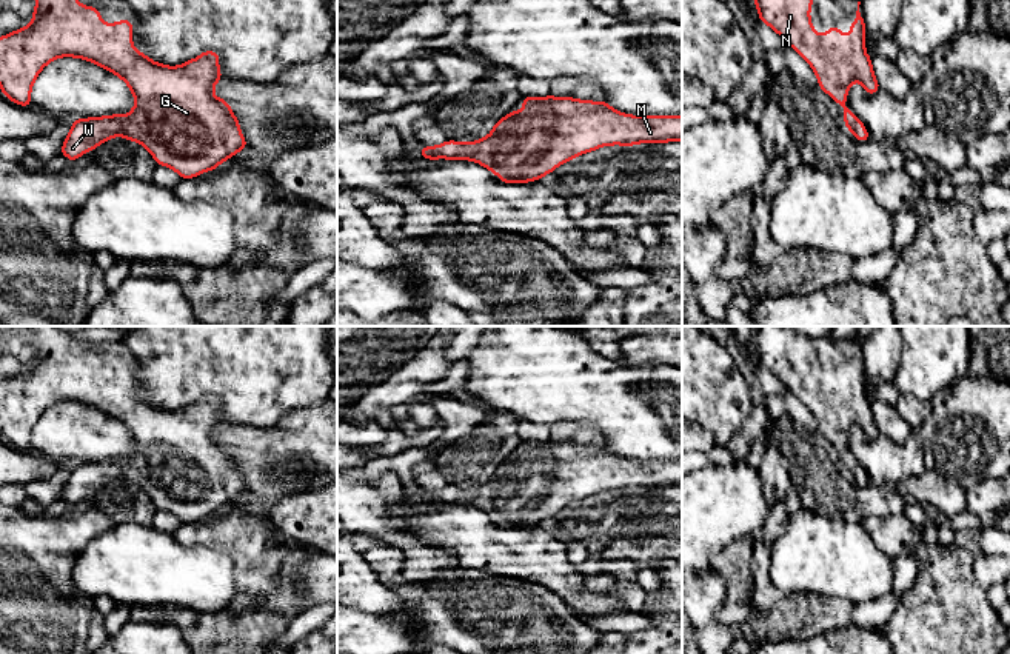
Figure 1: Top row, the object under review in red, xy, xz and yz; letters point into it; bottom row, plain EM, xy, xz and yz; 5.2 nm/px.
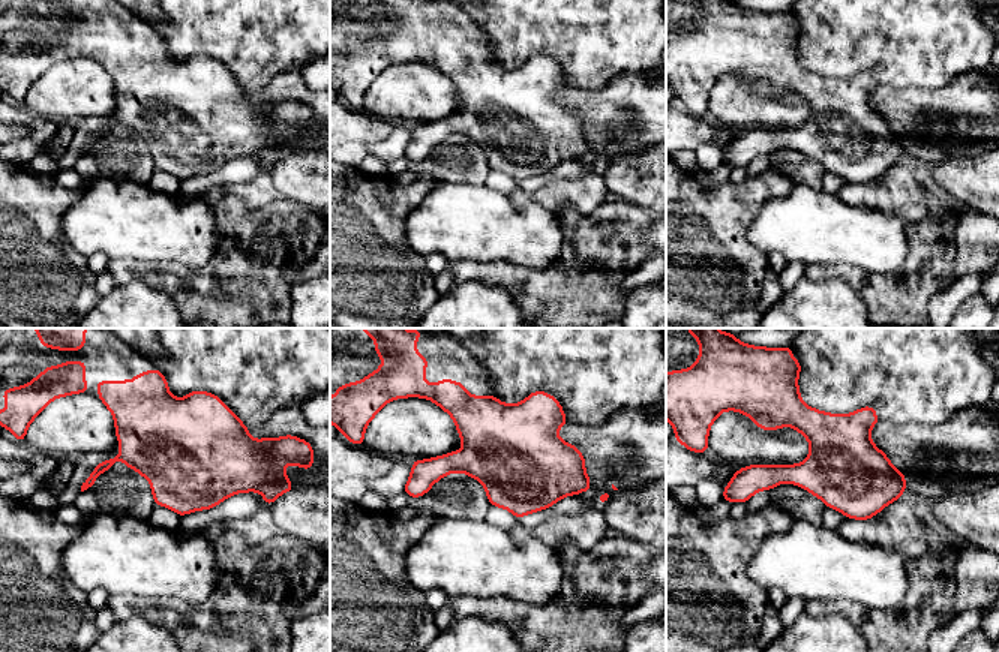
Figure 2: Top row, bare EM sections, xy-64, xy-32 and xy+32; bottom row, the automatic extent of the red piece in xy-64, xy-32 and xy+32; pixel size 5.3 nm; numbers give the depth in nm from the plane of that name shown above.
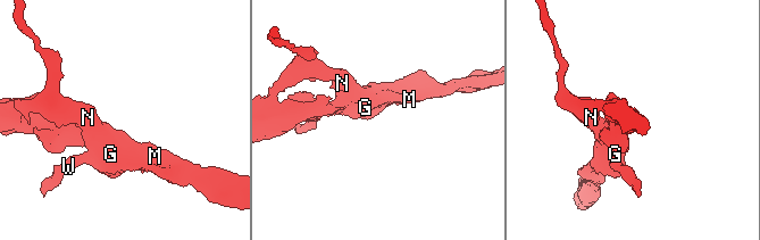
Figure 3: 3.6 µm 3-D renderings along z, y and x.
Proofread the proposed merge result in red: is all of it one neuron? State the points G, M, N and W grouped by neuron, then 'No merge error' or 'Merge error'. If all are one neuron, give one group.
Groups: G M N W. No merge error

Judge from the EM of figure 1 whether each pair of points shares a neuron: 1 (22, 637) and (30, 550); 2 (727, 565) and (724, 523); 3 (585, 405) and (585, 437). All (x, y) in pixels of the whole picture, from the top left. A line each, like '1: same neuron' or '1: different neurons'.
1: same neuron
2: different neurons
3: different neurons

